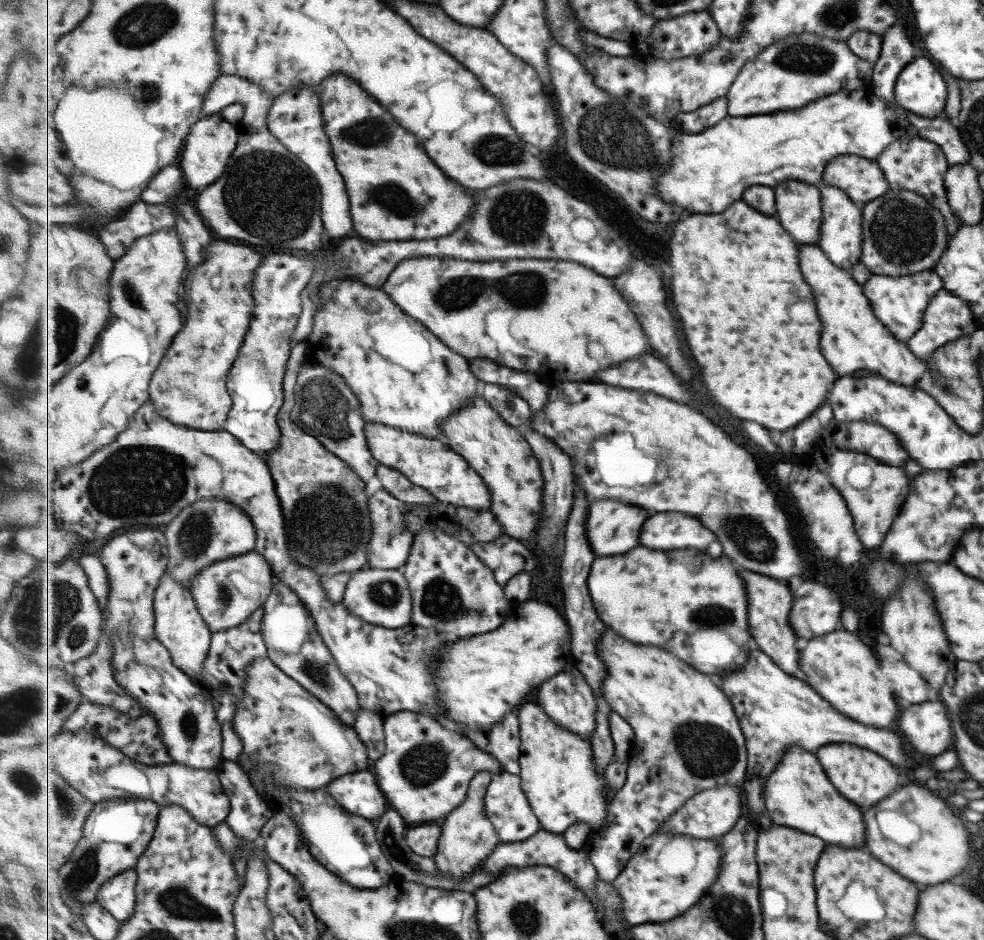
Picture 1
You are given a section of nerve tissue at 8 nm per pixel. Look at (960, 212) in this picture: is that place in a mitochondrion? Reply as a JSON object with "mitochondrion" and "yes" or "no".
{"mitochondrion":"no"}

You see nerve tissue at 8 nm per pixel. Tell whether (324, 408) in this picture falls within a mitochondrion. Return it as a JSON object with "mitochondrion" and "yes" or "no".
{"mitochondrion":"yes"}

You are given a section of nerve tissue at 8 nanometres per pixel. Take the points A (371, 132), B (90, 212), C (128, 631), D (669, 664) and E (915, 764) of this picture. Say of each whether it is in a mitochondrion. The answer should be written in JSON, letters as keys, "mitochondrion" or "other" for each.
{"A":"mitochondrion","B":"other","C":"mitochondrion","D":"other","E":"other"}

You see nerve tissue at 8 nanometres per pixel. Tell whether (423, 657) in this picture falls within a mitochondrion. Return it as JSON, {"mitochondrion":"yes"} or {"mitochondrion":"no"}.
{"mitochondrion":"yes"}

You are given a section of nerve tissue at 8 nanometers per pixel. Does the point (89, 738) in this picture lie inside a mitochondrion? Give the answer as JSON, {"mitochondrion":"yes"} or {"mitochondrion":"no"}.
{"mitochondrion":"no"}

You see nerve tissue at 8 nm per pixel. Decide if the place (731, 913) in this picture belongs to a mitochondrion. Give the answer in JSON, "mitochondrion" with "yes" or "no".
{"mitochondrion":"yes"}

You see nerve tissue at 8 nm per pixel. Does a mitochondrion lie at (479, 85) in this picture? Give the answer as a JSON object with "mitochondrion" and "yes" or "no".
{"mitochondrion":"no"}

